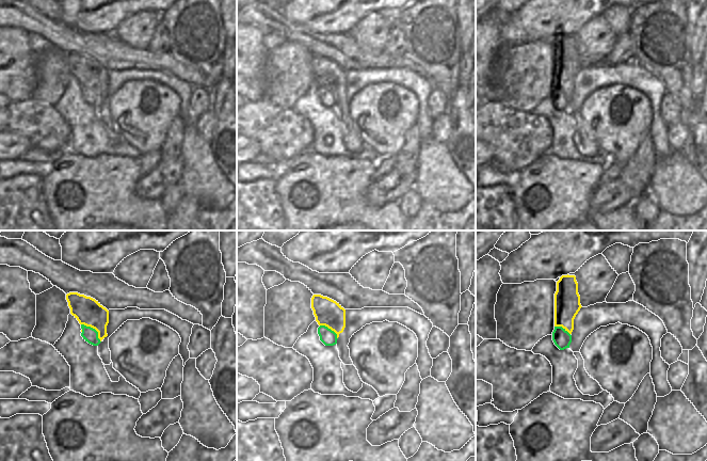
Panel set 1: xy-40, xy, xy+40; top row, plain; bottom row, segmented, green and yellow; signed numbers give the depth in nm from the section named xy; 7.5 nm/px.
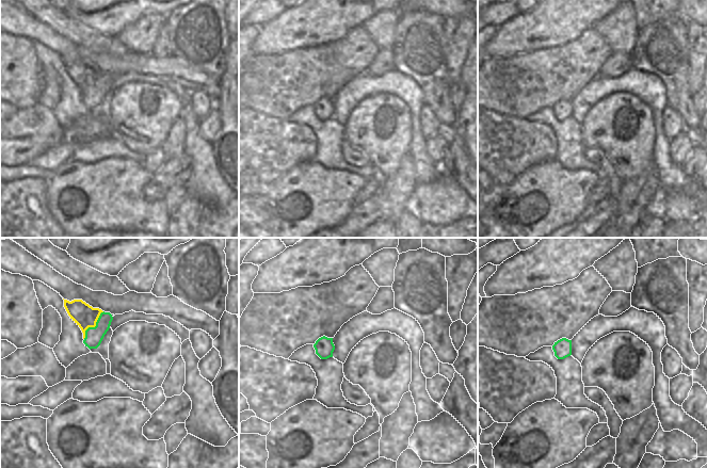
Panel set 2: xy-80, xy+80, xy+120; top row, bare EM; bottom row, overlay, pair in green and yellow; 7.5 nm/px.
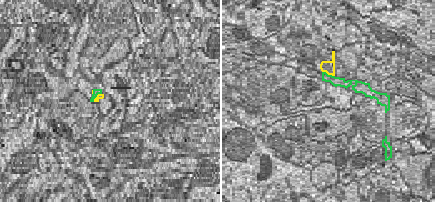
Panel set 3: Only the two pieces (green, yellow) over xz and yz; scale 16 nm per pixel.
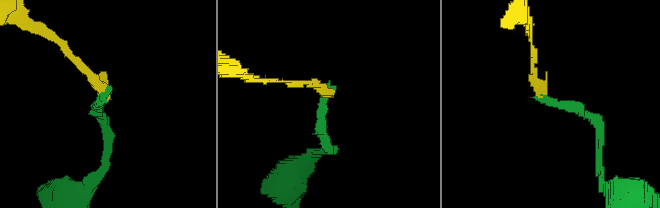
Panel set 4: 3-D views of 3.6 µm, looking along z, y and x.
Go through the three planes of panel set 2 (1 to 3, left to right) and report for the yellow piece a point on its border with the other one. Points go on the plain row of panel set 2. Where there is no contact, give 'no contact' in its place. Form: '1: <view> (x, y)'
1: xy-80 (95, 87)
2: no contact
3: no contact

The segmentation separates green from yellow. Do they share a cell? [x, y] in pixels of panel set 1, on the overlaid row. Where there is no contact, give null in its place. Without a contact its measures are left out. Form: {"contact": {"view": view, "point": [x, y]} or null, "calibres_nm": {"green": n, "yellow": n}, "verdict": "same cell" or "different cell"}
{"contact": {"view": "xy-40", "point": [94, 329]}, "calibres_nm": {"green": 110, "yellow": 200}, "verdict": "different cell"}

